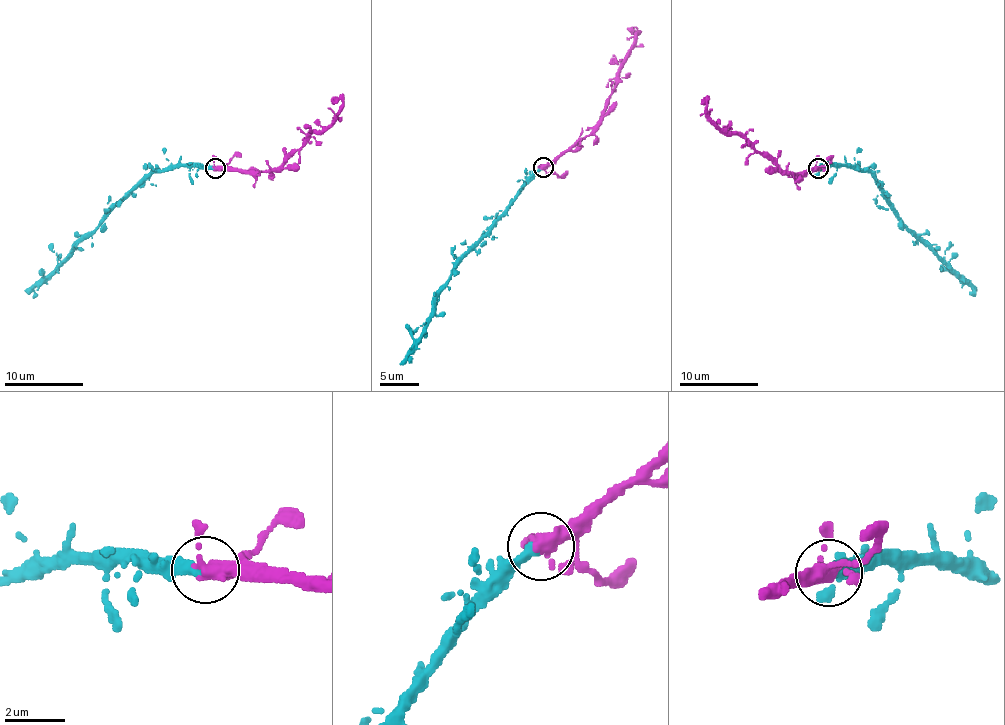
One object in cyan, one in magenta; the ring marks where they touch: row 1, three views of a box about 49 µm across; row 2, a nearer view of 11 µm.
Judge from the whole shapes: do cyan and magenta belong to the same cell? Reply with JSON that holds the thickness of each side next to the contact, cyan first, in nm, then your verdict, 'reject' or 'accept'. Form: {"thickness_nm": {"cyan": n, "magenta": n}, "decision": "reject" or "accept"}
{"thickness_nm": {"cyan": 400, "magenta": 360}, "decision": "accept"}

